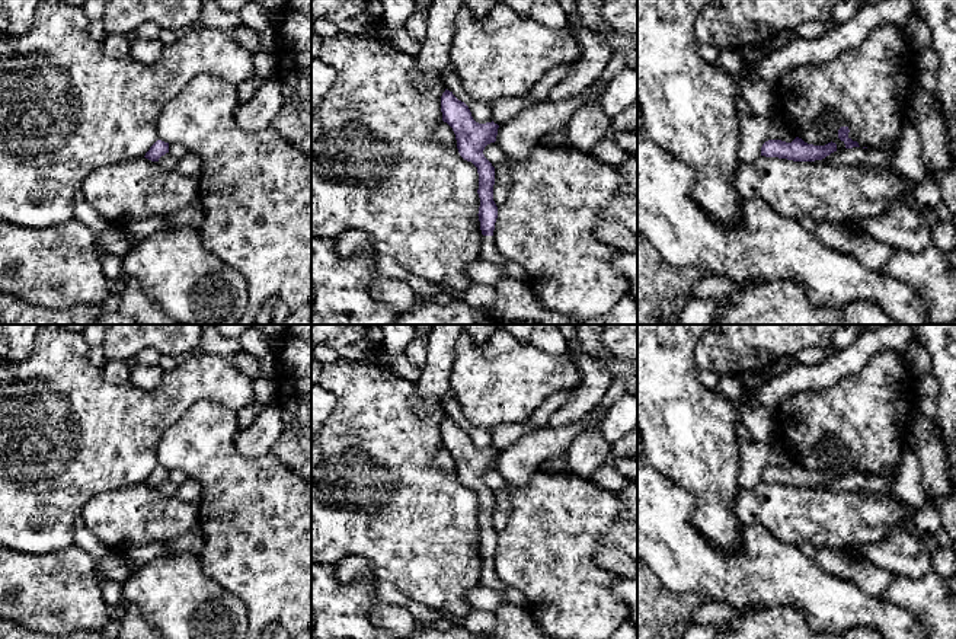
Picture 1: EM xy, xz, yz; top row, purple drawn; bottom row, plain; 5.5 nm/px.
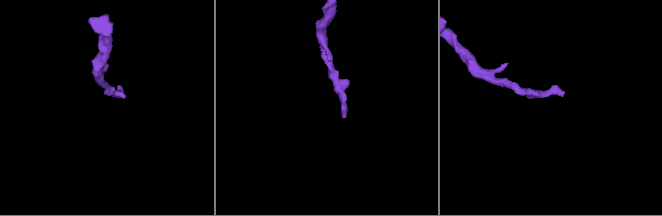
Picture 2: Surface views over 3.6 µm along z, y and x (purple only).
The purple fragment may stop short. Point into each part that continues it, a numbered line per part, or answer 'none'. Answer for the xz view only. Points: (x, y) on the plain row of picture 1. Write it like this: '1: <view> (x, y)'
1: xz (488, 577)

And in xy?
none

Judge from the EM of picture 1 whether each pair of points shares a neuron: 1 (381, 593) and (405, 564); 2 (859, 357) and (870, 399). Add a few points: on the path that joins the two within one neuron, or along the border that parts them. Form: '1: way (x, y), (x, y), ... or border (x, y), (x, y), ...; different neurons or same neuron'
1: border (379, 578), (390, 581), (409, 598); different neurons
2: border (891, 348), (878, 351), (859, 370), (833, 386); different neurons

